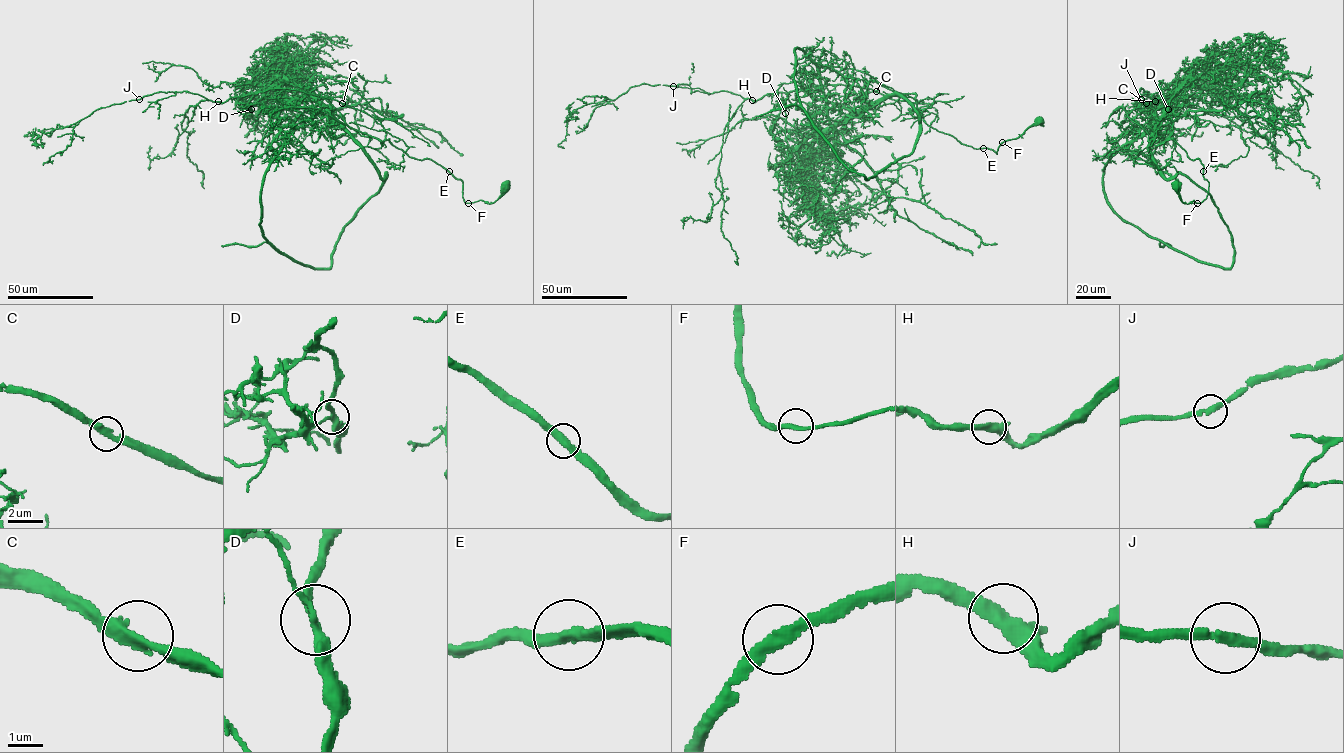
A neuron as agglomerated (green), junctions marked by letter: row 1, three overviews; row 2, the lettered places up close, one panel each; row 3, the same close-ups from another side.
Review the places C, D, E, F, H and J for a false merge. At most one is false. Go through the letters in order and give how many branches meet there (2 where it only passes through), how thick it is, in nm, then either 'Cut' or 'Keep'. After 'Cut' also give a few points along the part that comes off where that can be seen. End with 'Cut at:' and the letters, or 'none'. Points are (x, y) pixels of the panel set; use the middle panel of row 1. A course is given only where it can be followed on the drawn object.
C: Branches: 2. Thickness 340 nm. Keep
D: Branches: 3. Thickness 240 nm. Cut. Course of the part to remove: (785, 113), (789, 92), (830, 85), (929, 106), (914, 118), (907, 93), (821, 121), (792, 152)
E: Branches: 2. Thickness 360 nm. Keep
F: Branches: 2. Thickness 280 nm. Keep
H: Branches: 3. Thickness 360 nm. Keep
J: Branches: 2. Thickness 280 nm. Keep
Cut at: D

